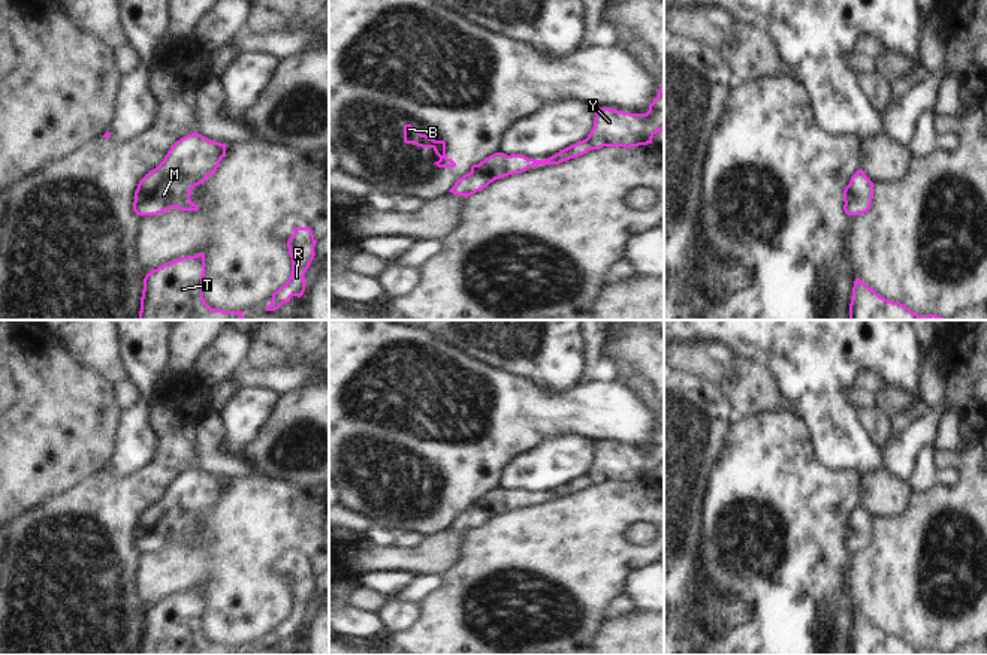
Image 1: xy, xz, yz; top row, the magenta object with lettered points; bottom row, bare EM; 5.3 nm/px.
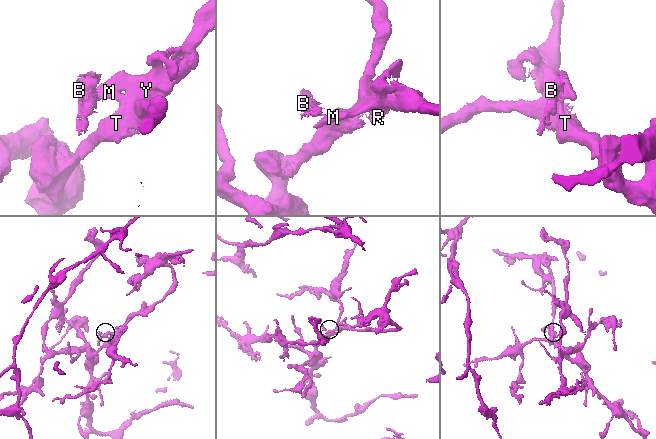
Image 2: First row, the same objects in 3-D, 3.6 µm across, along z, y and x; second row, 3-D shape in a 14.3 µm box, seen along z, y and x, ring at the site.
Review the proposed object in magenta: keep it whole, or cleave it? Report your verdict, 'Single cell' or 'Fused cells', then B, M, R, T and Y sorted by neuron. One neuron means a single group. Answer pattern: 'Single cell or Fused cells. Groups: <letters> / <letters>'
Fused cells. Groups: B / M R T Y.

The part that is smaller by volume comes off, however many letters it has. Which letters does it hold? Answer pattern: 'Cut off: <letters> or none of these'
Cut off: B

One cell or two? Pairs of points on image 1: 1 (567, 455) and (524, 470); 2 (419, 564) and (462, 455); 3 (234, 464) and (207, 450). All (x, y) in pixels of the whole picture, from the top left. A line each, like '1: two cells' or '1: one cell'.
1: one cell
2: two cells
3: one cell

